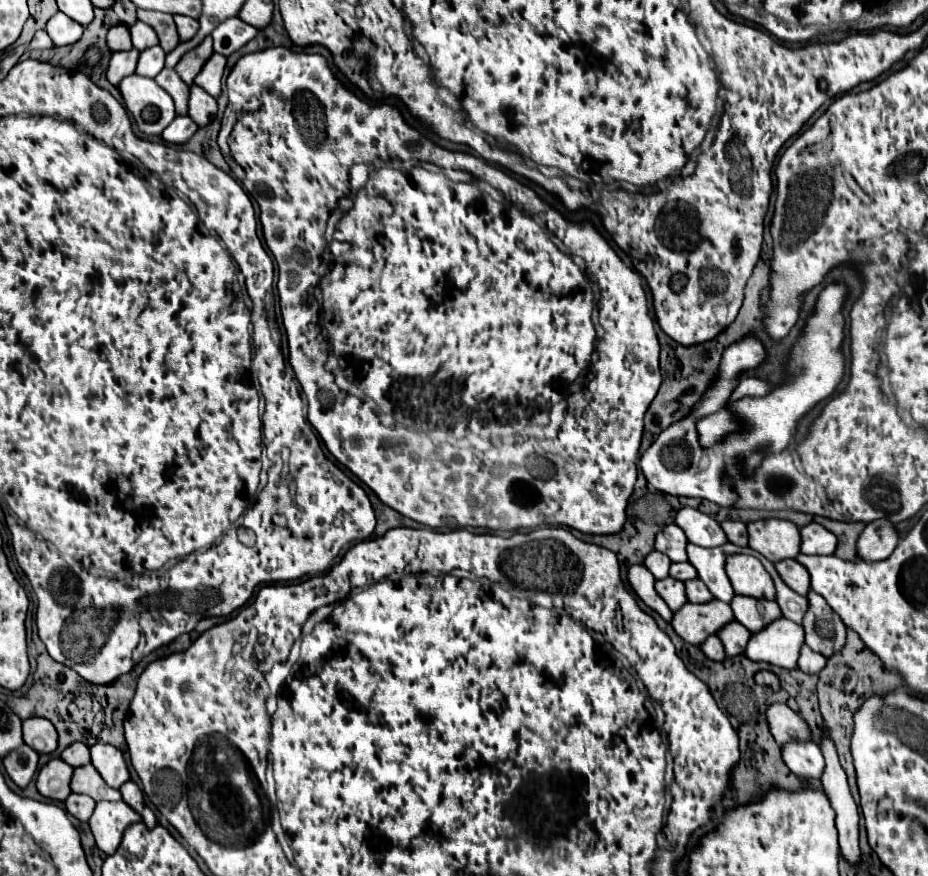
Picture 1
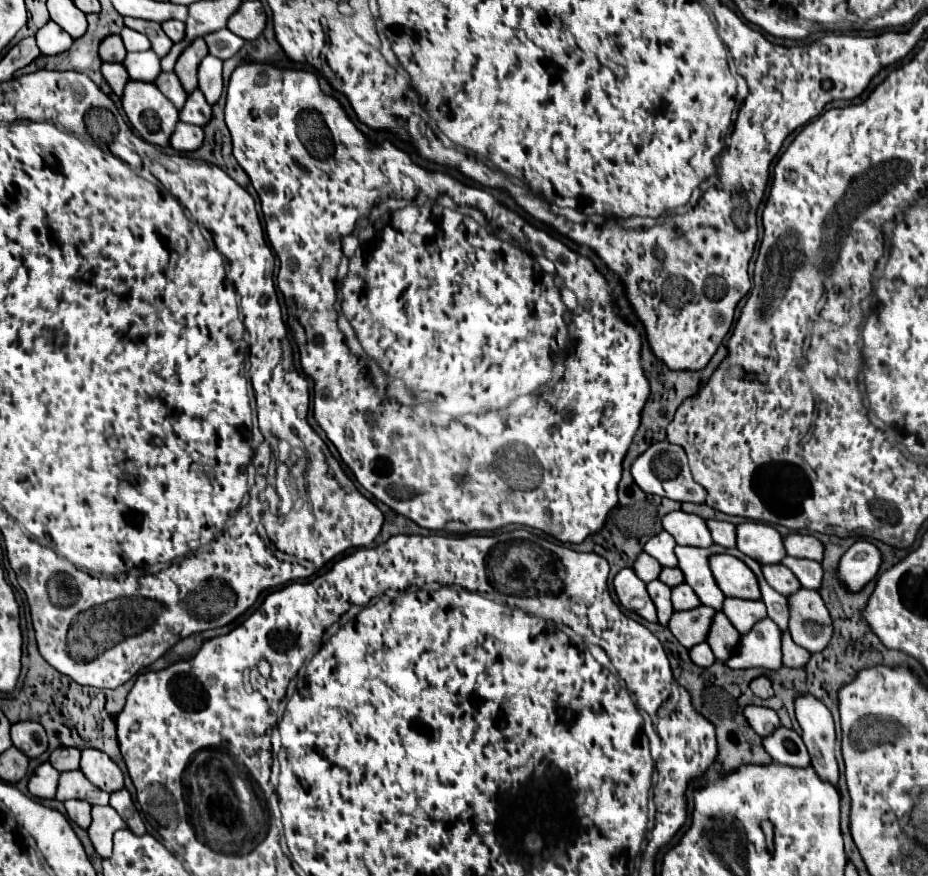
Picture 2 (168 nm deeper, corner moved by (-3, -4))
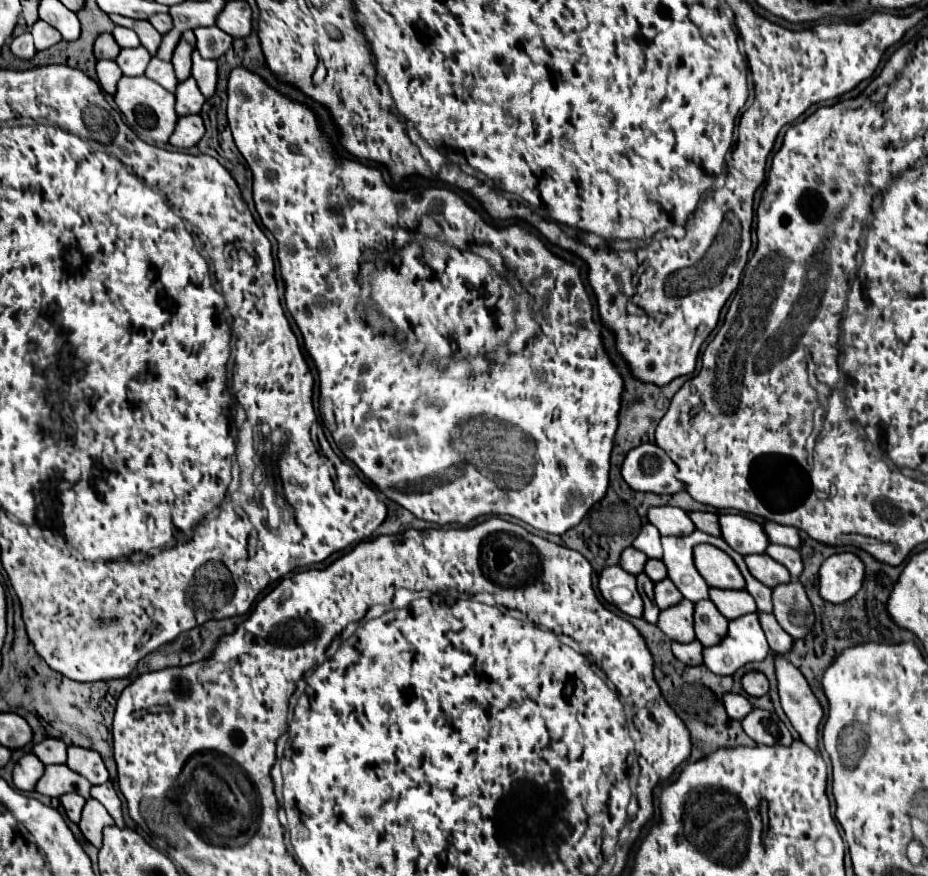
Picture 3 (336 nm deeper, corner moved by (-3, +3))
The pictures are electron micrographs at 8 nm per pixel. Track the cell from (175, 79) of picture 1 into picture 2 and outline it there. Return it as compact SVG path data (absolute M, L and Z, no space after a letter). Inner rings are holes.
M160 73L156 77L154 85L174 103L176 109L182 109L182 103L186 103L186 91L182 89L176 73Z

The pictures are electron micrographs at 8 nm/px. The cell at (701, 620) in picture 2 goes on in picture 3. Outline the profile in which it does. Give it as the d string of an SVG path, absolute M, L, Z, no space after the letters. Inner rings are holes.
M682 600L680 604L660 612L658 626L674 642L692 642L696 638L692 614L694 614L694 604L690 600Z

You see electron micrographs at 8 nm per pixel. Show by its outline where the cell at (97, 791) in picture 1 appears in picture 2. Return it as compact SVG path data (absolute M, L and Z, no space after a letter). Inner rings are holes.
M64 771L60 773L54 799L58 801L84 799L90 805L108 805L108 797L110 797L108 793L98 791L80 771Z

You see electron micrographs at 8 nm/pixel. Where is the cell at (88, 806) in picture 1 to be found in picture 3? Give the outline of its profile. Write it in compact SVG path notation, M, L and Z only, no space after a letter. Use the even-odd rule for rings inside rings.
M64 794L64 796L60 798L60 802L62 802L68 818L78 824L80 818L82 818L82 808L84 808L86 800L84 800L80 794Z

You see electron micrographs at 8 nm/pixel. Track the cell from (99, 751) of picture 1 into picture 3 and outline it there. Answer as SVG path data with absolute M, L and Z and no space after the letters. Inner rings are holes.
M70 746L66 764L68 764L68 768L78 772L80 776L84 776L92 784L104 784L104 782L110 780L106 764L104 764L102 756L96 750Z

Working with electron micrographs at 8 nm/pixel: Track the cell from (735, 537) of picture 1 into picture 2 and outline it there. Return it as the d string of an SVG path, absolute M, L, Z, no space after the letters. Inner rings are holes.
M706 521L706 527L710 531L710 537L714 543L722 547L736 547L736 535L734 535L734 525L732 523L722 523L722 521Z

